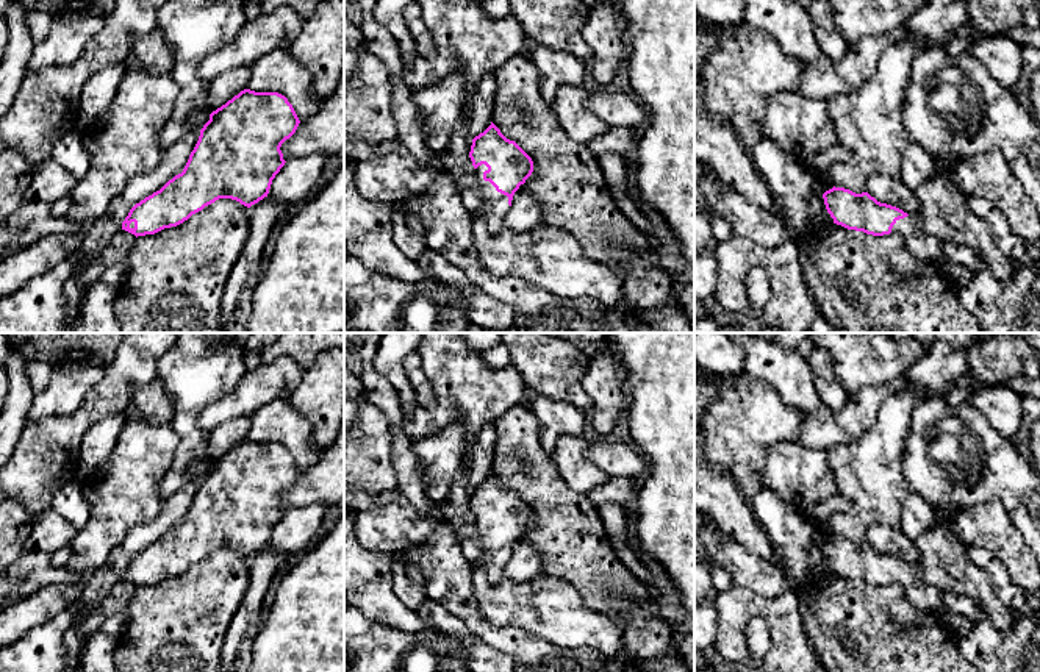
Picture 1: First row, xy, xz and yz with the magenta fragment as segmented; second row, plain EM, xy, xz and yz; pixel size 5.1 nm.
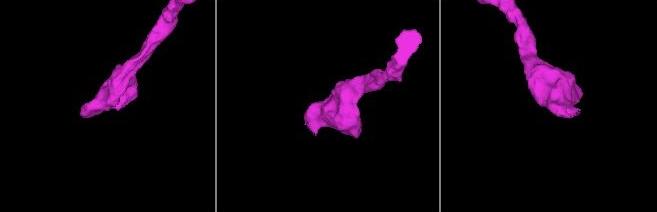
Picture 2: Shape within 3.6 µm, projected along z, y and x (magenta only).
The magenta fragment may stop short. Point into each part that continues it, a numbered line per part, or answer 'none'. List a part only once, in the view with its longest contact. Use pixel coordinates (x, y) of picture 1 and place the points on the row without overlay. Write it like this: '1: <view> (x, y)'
1: xz (496, 555)

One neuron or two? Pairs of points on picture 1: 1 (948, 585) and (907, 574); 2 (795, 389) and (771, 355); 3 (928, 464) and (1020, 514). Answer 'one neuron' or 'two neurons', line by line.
1: one neuron
2: one neuron
3: two neurons

